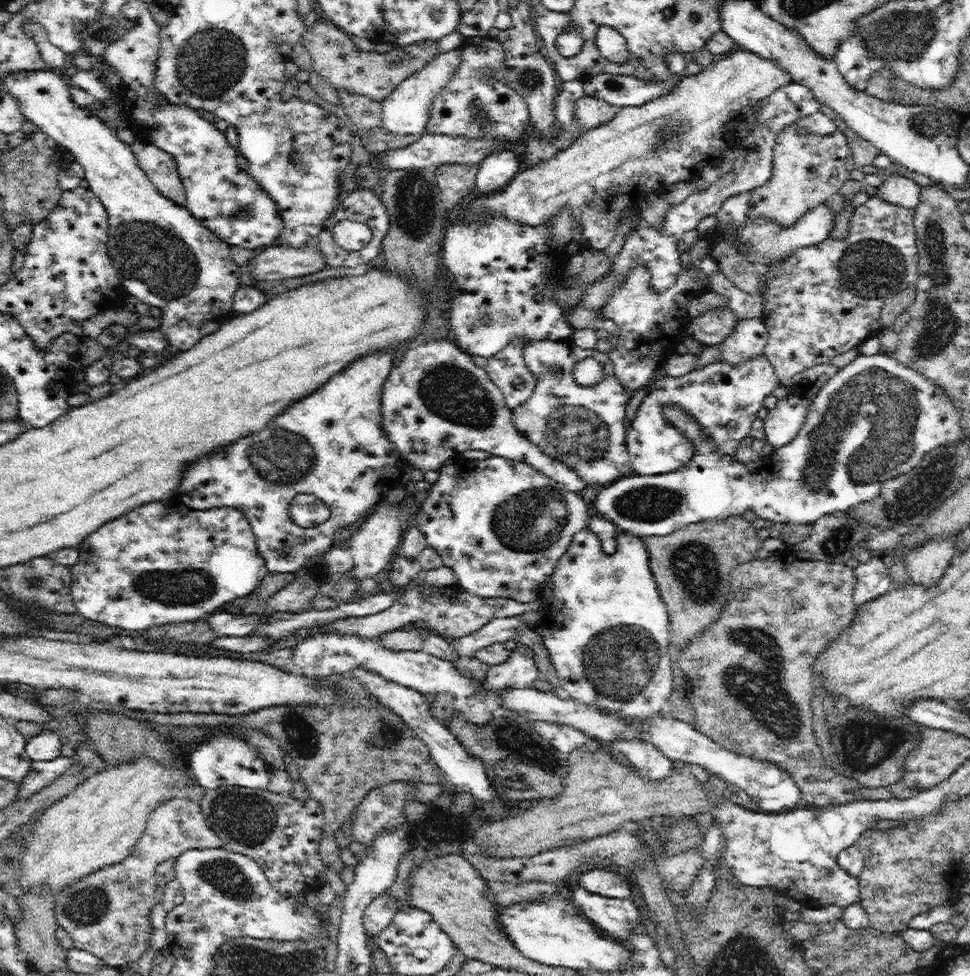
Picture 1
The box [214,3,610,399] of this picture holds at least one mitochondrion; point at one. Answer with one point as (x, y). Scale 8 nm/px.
(413, 220)

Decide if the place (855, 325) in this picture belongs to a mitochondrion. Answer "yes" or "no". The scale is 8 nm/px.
no

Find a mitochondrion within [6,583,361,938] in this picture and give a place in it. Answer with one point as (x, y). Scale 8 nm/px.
(242, 817)

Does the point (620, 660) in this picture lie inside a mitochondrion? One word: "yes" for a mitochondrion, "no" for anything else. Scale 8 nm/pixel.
yes

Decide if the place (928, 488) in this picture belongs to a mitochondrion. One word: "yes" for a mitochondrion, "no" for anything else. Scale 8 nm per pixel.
yes

